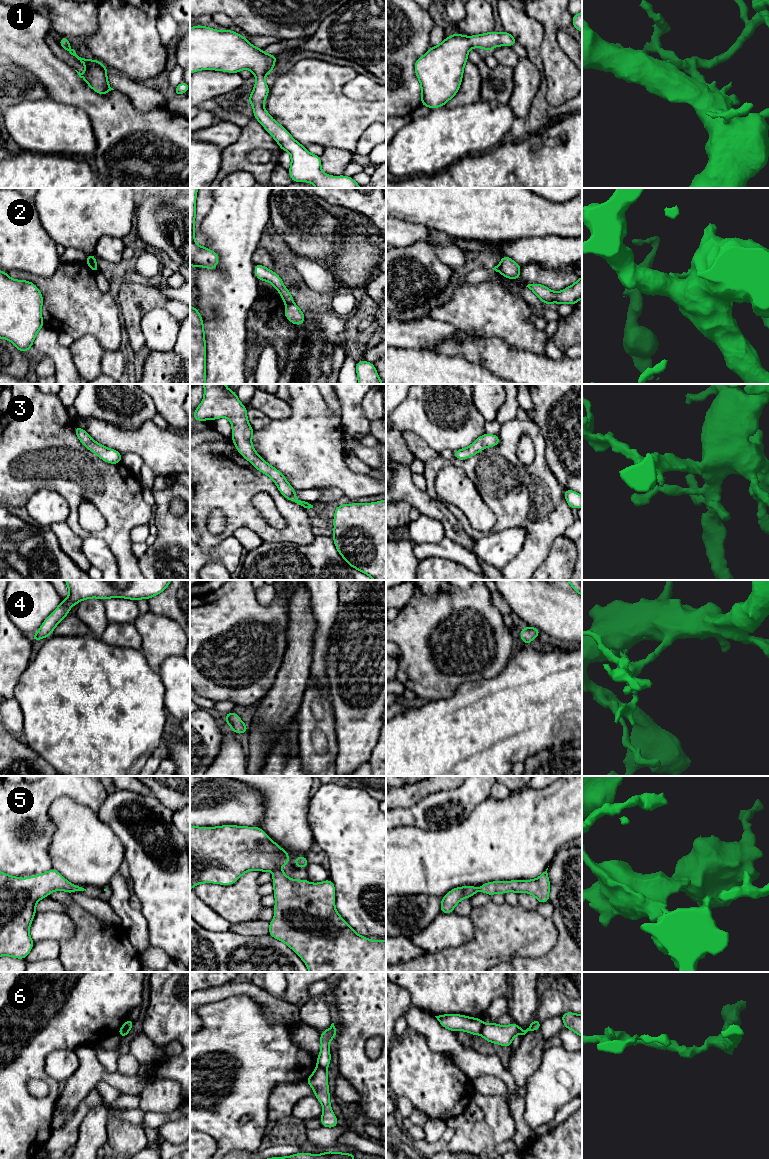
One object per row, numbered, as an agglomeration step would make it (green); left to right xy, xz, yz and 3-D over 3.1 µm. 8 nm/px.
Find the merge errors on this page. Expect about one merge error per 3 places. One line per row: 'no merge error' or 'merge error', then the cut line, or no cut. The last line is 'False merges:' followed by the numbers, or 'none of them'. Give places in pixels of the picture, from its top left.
1: no merge error; cut none
2: merge error; cut xz (292, 301), (286, 303)
3: no merge error; cut none
4: no merge error; cut none
5: no merge error; cut none
6: merge error; cut yz (484, 1024), (479, 1033)
False merges: 2, 6

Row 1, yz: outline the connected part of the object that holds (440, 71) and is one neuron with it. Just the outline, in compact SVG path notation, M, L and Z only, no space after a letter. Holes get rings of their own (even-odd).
M491 31L470 37L455 32L438 46L430 46L414 65L421 85L421 105L435 109L445 106L456 95L472 47L489 52L497 46L512 47L516 43L515 37L506 31Z

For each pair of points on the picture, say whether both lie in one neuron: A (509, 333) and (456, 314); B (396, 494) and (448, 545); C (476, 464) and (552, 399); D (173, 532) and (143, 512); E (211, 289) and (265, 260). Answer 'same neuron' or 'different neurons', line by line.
A: same neuron
B: different neurons
C: different neurons
D: different neurons
E: different neurons

